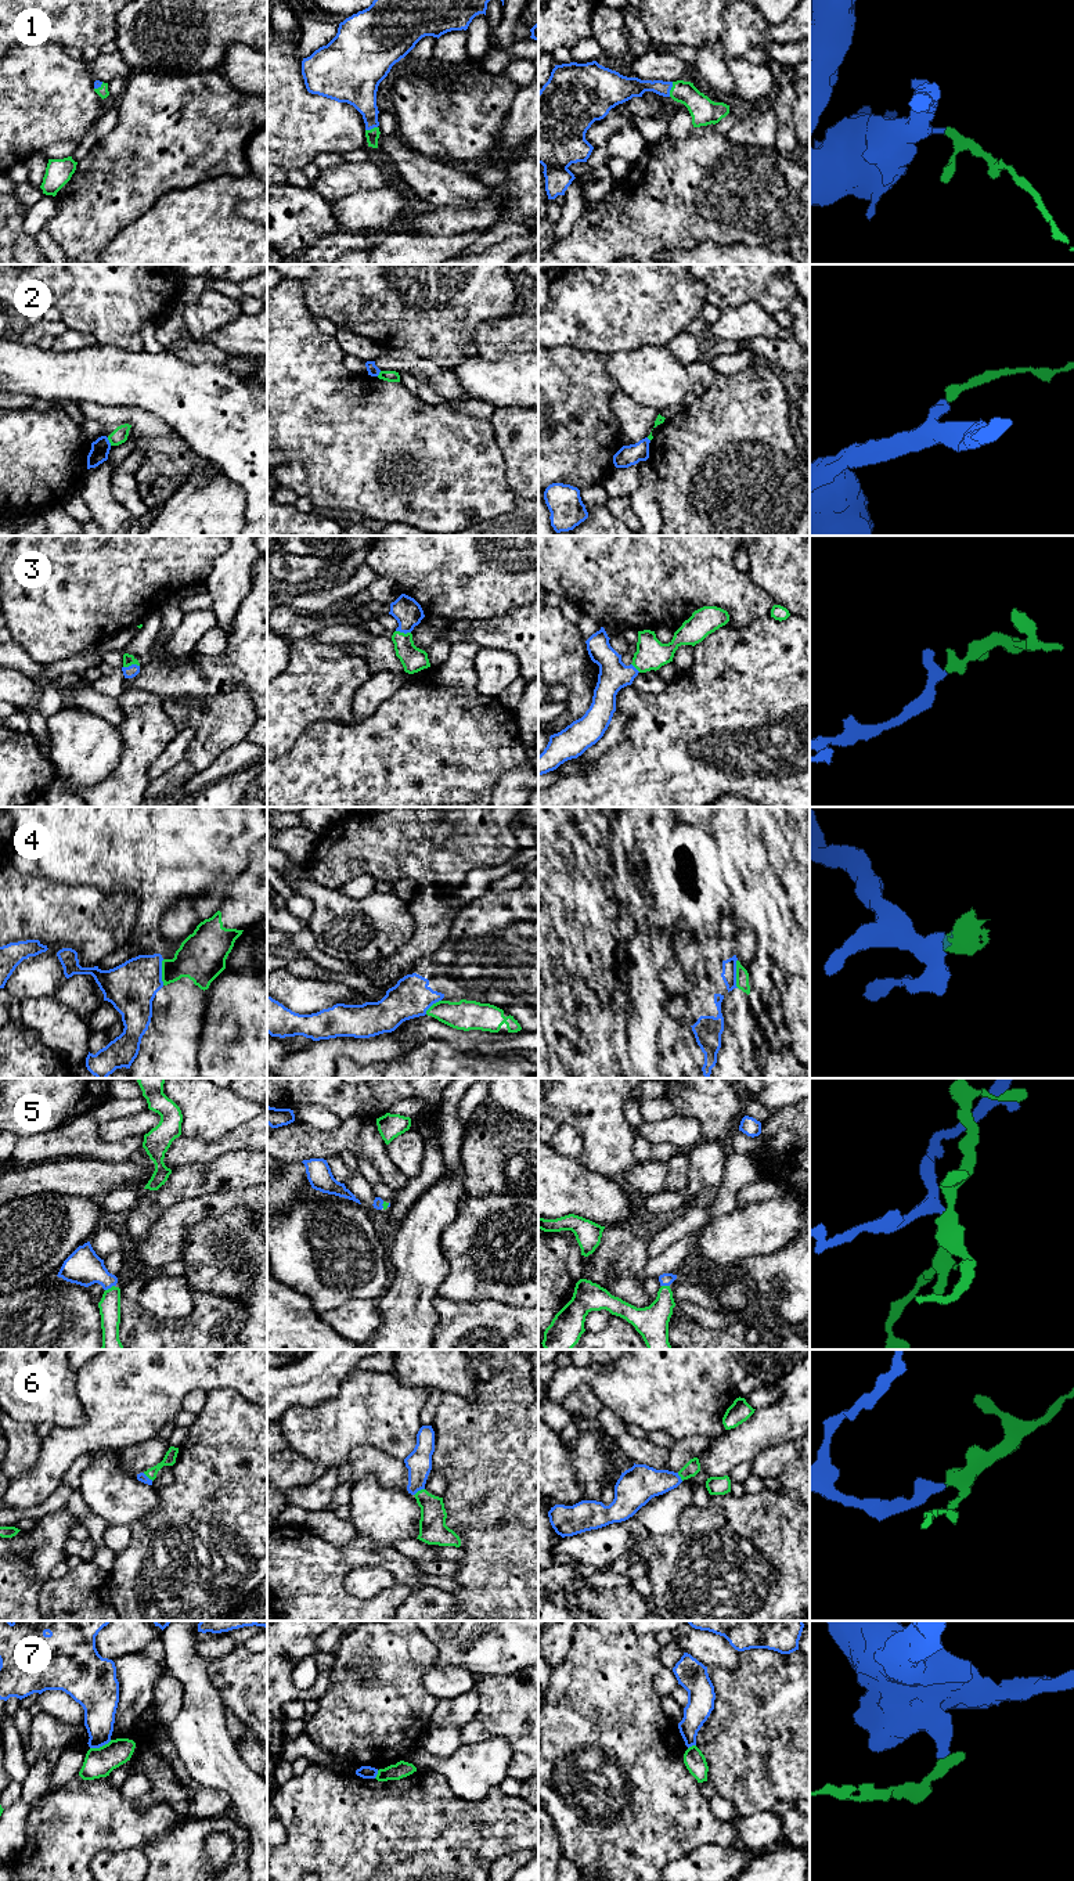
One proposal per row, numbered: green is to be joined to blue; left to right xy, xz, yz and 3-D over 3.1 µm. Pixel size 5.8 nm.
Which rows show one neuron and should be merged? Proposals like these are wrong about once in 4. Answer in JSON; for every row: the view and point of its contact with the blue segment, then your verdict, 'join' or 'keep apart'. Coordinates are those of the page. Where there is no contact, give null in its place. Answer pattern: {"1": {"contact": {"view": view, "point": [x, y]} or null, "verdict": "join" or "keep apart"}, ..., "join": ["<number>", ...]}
{"1": {"contact": {"view": "yz", "point": [670, 89]}, "verdict": "join"}, "2": {"contact": {"view": "xy", "point": [108, 442]}, "verdict": "keep apart"}, "3": {"contact": {"view": "xy", "point": [132, 665]}, "verdict": "join"}, "4": {"contact": {"view": "yz", "point": [735, 973]}, "verdict": "keep apart"}, "5": {"contact": {"view": "xy", "point": [110, 1287]}, "verdict": "join"}, "6": {"contact": {"view": "xz", "point": [418, 1489]}, "verdict": "join"}, "7": {"contact": {"view": "xy", "point": [100, 1746]}, "verdict": "keep apart"}, "join": ["1", "3", "5", "6"]}

